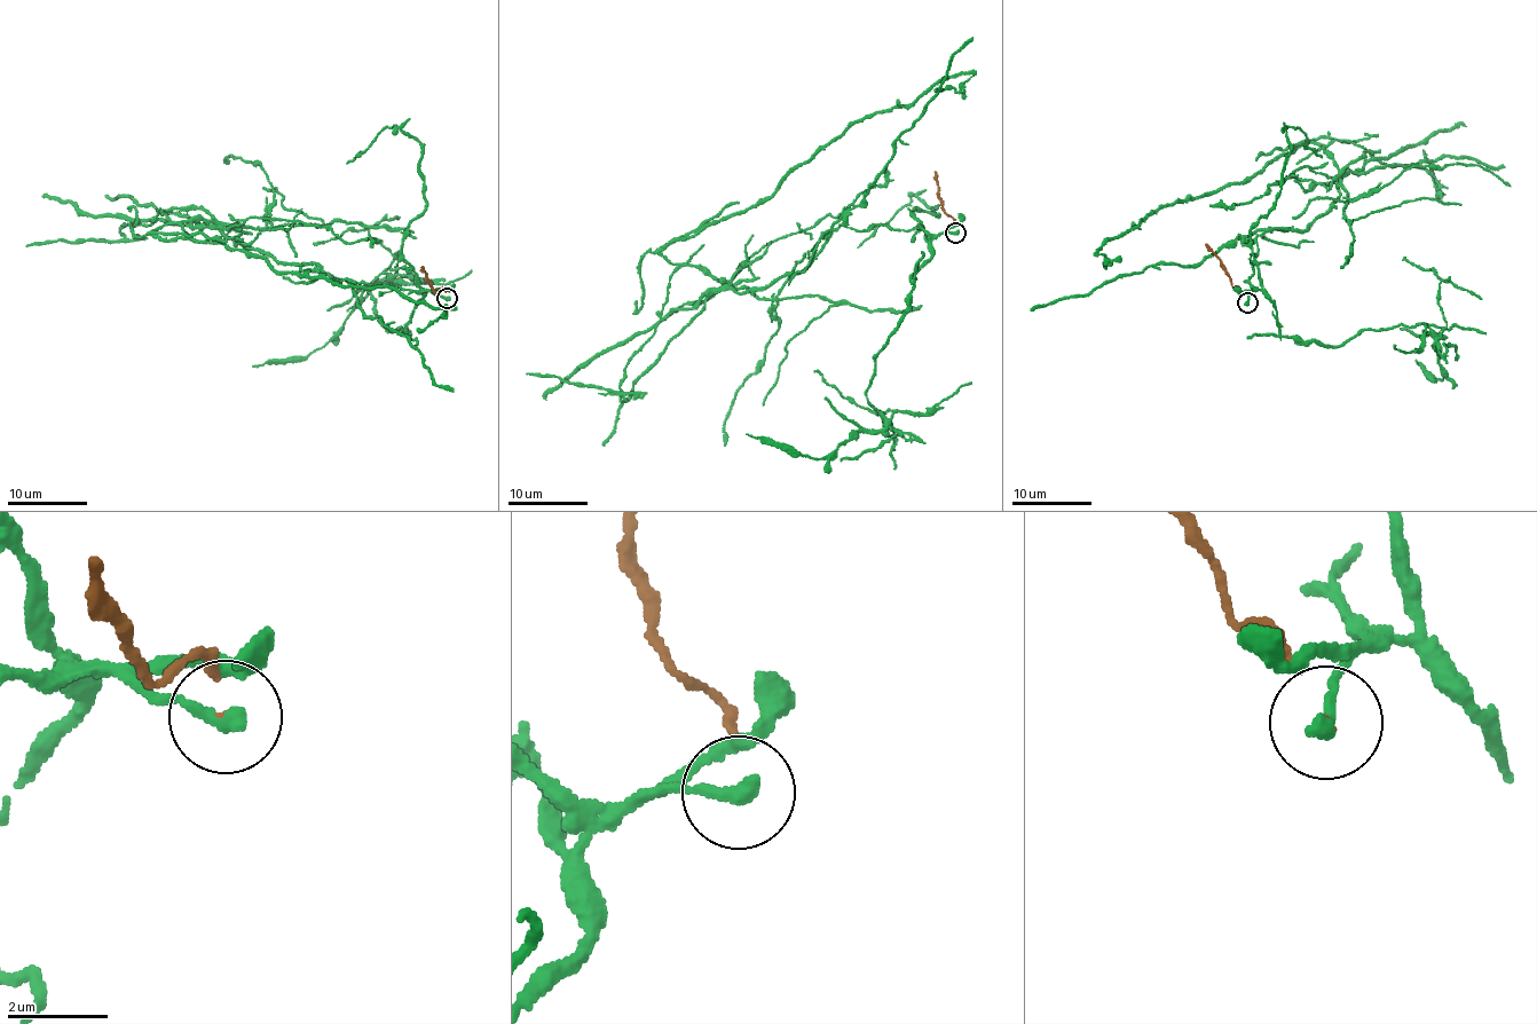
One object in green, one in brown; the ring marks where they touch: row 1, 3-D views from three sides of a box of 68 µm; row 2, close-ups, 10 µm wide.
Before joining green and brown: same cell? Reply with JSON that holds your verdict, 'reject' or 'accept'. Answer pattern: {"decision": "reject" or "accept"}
{"decision": "reject"}

